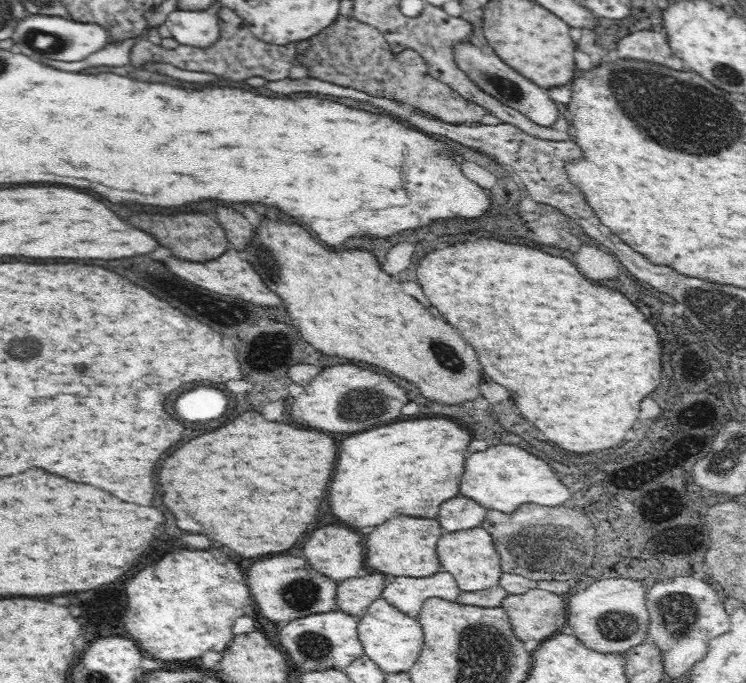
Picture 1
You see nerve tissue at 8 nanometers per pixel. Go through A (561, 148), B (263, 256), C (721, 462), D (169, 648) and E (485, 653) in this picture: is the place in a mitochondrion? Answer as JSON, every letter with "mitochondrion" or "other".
{"A":"other","B":"mitochondrion","C":"mitochondrion","D":"other","E":"mitochondrion"}

